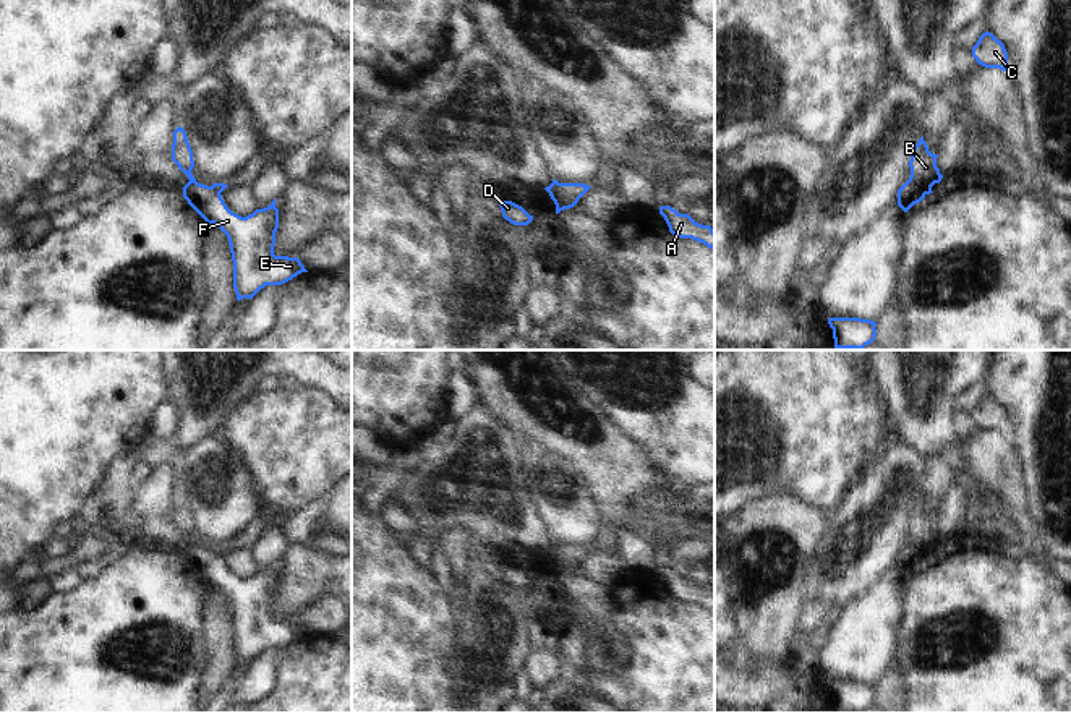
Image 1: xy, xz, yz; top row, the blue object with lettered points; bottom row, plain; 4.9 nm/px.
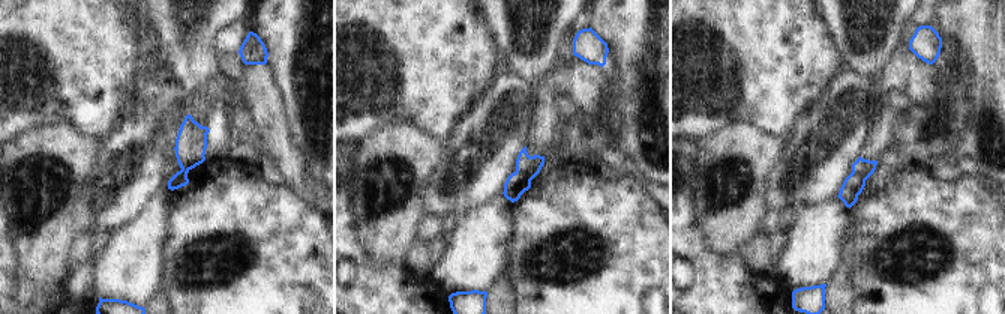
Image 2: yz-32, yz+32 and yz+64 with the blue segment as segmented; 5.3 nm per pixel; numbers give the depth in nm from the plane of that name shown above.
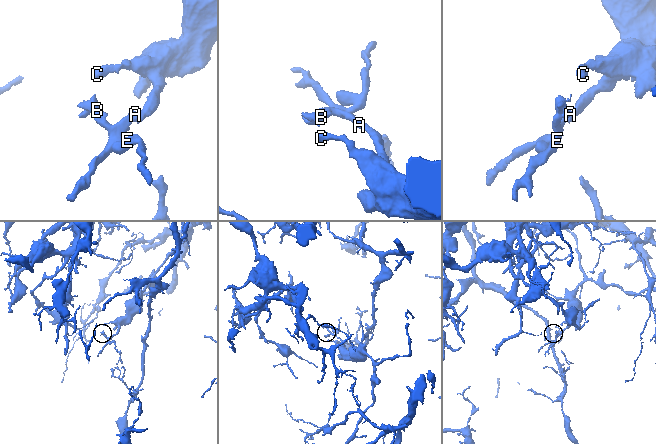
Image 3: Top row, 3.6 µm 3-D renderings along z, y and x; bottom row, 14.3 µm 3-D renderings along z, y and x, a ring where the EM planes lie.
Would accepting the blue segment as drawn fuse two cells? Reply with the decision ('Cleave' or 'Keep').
Cleave

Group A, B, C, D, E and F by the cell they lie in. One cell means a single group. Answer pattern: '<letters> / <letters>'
A C E F / B D

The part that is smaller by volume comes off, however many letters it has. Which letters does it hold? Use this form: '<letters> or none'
B, D

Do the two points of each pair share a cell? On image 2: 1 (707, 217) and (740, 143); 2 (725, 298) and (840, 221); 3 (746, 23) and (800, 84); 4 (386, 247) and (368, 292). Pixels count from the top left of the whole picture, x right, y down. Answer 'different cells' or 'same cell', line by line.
1: same cell
2: different cells
3: same cell
4: different cells

